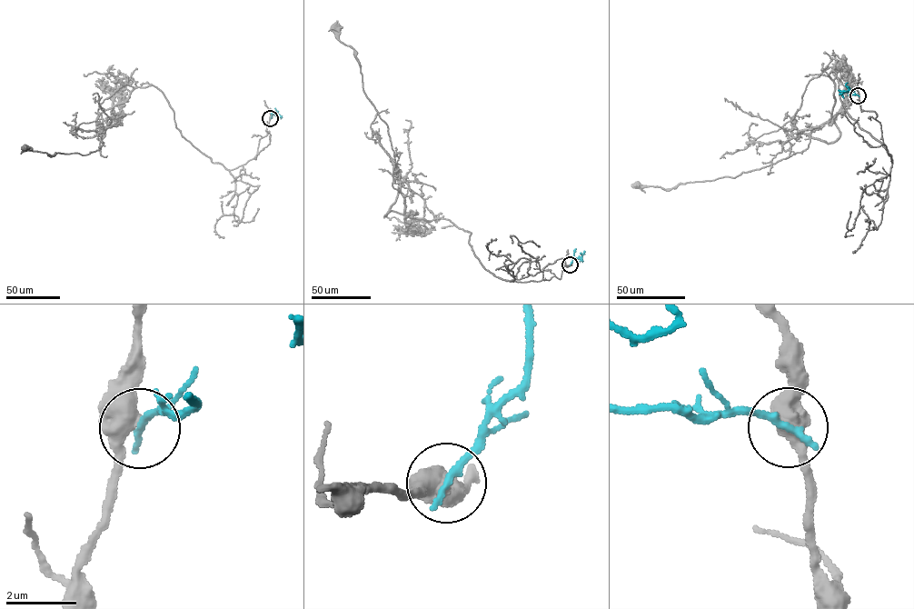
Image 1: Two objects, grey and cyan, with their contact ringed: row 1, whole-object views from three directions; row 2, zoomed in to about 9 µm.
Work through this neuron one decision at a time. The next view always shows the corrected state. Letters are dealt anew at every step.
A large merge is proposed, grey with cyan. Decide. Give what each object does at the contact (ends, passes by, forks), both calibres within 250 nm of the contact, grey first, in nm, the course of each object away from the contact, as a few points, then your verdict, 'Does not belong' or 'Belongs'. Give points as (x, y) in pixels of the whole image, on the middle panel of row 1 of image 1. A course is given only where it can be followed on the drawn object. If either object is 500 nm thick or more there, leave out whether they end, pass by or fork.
Thickness 550 nm (grey) against 240 nm. Course of grey: (570, 265), (560, 278), (506, 281), (449, 220), (407, 224), (388, 126), (336, 25). Course of cyan: (570, 265), (573, 257), (578, 263), (582, 256), (581, 254). Does not belong

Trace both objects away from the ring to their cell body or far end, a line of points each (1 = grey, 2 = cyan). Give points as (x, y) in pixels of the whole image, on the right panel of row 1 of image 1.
1: (858, 95), (892, 162), (846, 110), (833, 71), (848, 96), (807, 148), (733, 177), (637, 184)
2: (858, 95), (850, 94), (848, 91), (853, 91), (849, 90), (843, 93), (843, 98)

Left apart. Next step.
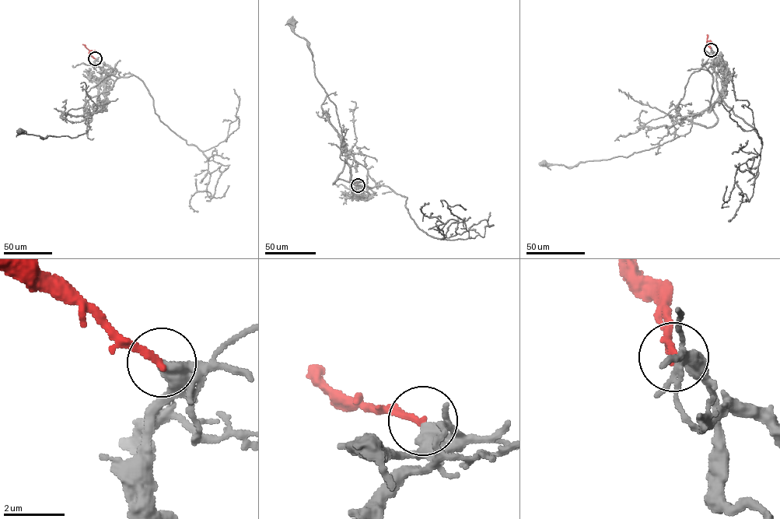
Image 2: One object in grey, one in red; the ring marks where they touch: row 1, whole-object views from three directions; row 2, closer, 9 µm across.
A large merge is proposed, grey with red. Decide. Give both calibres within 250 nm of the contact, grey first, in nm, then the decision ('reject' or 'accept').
550/240 nm | accept

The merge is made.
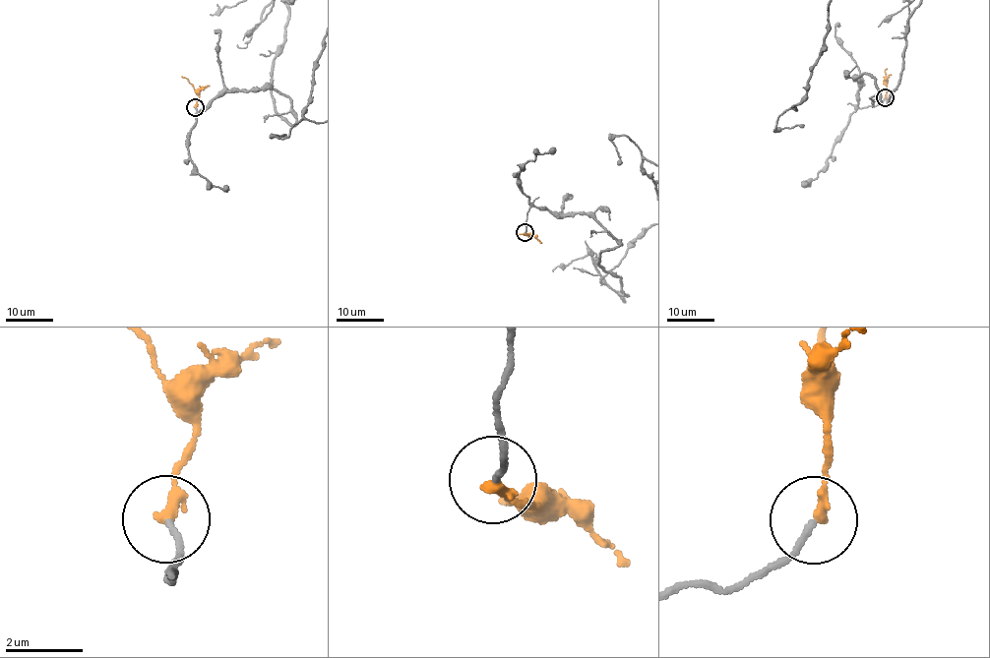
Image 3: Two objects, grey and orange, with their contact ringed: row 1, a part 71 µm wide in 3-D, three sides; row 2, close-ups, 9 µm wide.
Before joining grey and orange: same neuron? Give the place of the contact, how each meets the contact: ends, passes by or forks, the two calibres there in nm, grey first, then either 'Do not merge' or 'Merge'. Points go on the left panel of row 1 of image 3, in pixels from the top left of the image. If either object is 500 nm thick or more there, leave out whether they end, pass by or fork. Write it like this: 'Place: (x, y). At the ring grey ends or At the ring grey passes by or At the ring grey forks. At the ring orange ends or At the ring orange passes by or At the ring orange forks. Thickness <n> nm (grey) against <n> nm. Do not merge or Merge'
Place: (195, 107). At the ring grey ends. At the ring orange ends. Thickness 140 nm (grey) against 300 nm. Merge

